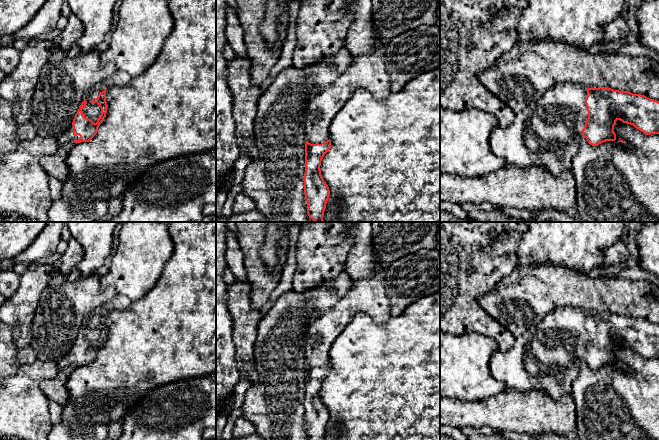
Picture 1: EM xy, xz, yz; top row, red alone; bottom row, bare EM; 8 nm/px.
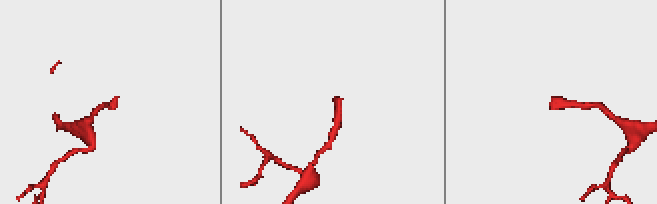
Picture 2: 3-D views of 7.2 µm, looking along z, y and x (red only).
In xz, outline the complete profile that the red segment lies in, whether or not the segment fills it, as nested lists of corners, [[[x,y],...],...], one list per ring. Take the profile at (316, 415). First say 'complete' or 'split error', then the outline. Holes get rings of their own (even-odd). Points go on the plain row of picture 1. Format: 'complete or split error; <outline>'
split error; [[[356,222],[351,230],[352,246],[346,260],[346,271],[351,278],[351,287],[332,308],[319,314],[305,330],[305,397],[304,418],[308,440],[324,440],[330,414],[321,399],[321,385],[331,371],[329,351],[333,342],[346,325],[359,312],[370,316],[377,324],[384,324],[390,316],[385,279],[388,267],[374,254],[372,246],[372,222]]]

